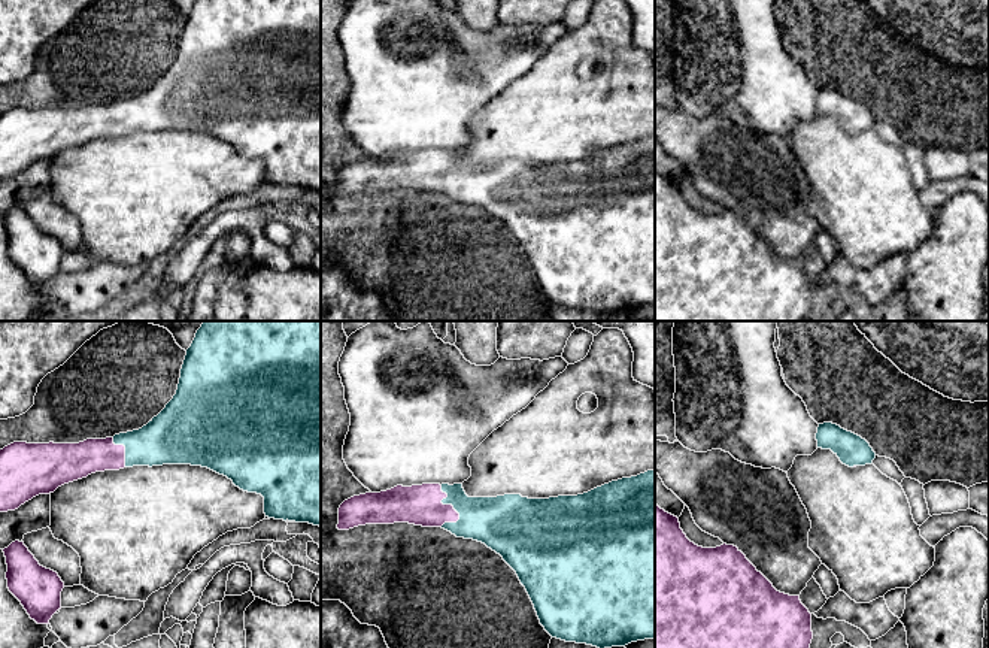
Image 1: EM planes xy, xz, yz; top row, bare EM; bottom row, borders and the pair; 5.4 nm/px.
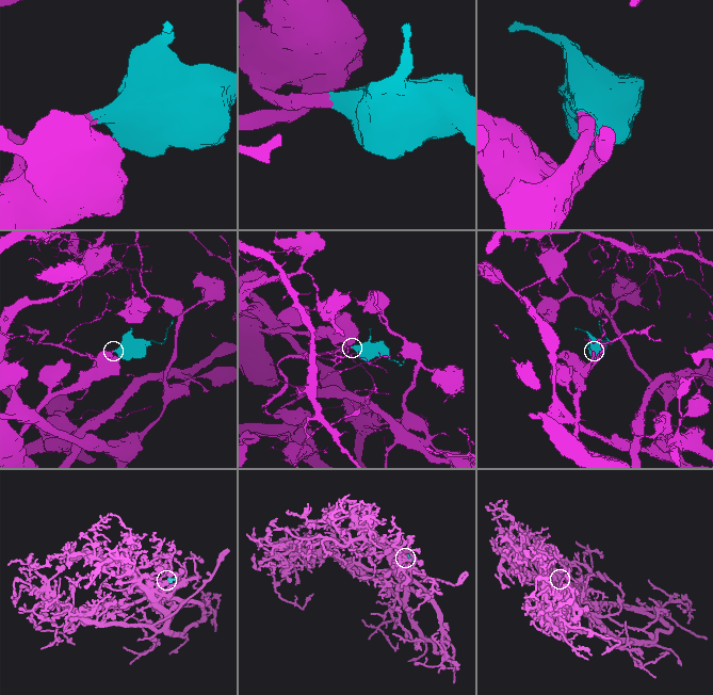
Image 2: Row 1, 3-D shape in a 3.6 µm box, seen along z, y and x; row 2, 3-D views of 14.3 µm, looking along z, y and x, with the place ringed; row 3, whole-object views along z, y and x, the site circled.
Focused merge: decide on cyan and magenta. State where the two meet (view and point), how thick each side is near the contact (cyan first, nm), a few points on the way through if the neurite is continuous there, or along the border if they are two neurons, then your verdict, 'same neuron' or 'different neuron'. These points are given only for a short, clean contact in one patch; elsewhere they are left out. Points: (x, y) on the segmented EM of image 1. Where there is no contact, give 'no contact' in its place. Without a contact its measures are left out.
xz (454, 508) | 280/220 nm | across xz (497, 521), (464, 517), (454, 508), (421, 505) | same neuron

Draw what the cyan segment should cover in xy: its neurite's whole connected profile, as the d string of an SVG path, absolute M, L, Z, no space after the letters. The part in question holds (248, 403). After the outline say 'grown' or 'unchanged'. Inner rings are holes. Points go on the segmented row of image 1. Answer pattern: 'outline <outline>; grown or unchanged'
outline M203 321L191 346L186 349L176 394L166 408L142 429L106 439L87 439L79 443L13 442L0 449L0 512L15 511L39 494L54 493L58 487L87 478L95 472L163 464L207 467L231 479L240 490L261 494L264 497L266 517L309 523L321 527L321 321Z; grown

